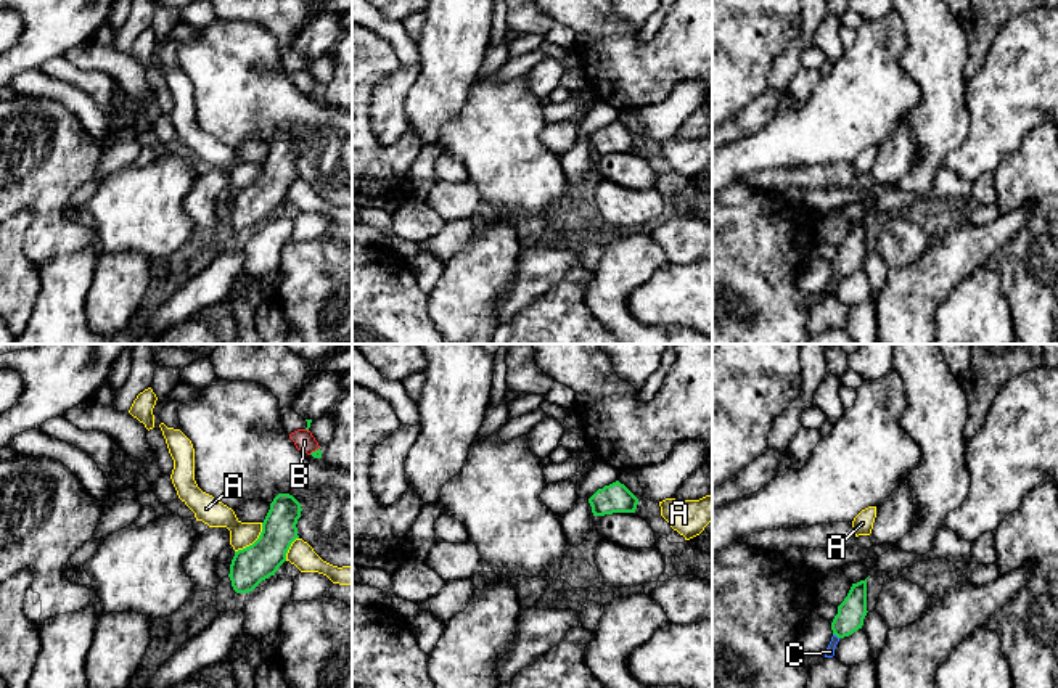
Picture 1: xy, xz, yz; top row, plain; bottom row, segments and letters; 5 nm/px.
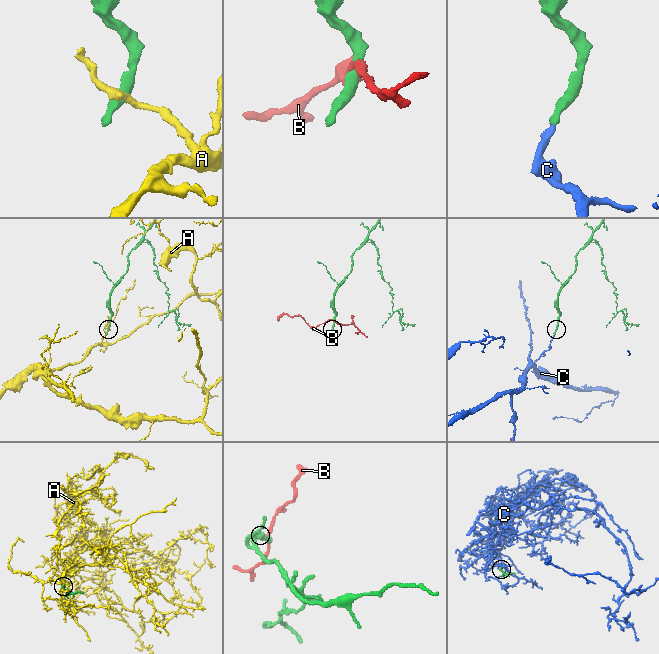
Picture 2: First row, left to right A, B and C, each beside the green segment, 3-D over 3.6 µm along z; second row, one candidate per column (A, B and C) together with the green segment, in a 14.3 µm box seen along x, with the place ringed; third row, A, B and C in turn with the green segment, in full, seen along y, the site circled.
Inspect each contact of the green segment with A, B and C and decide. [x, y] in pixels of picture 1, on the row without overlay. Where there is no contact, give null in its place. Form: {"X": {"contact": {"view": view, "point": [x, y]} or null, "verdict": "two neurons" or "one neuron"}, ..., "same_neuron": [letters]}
{"A": {"contact": {"view": "xy", "point": [254, 182]}, "verdict": "two neurons"}, "B": {"contact": {"view": "xy", "point": [315, 90]}, "verdict": "two neurons"}, "C": {"contact": {"view": "yz", "point": [836, 275]}, "verdict": "one neuron"}, "same_neuron": ["C"]}

